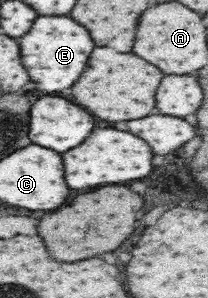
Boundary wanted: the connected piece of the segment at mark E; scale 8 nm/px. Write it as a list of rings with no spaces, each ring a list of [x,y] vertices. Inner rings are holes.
[[[37,17],[31,31],[19,39],[19,47],[23,67],[43,93],[59,93],[71,87],[87,67],[87,59],[93,49],[87,31],[67,17]]]

